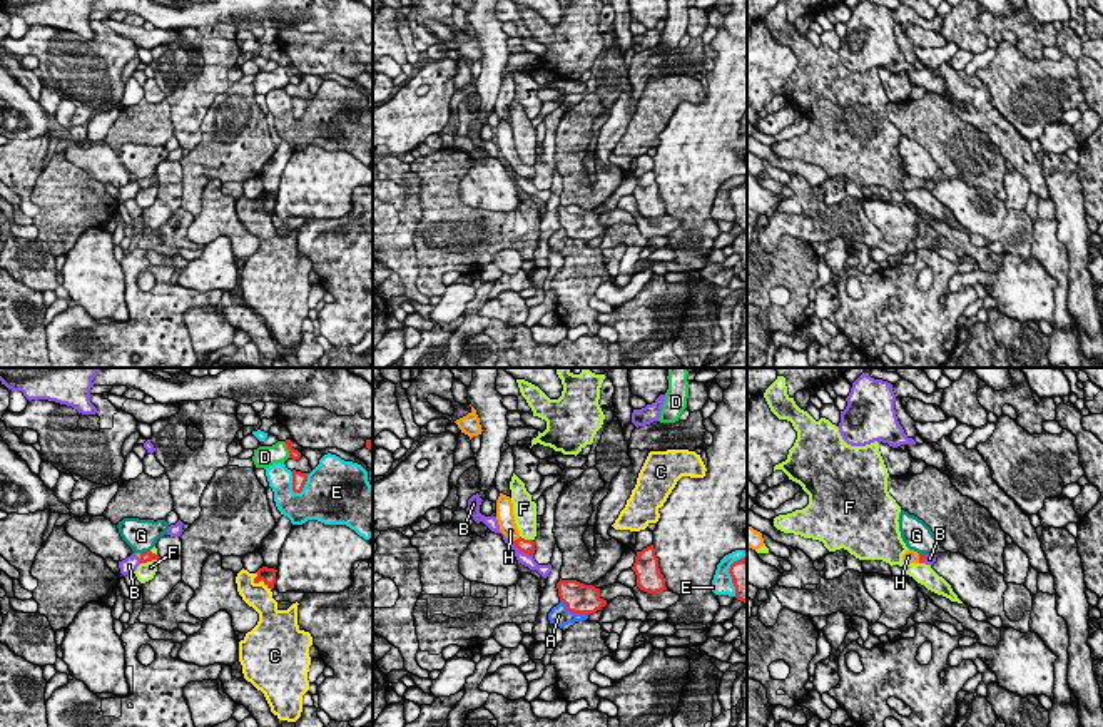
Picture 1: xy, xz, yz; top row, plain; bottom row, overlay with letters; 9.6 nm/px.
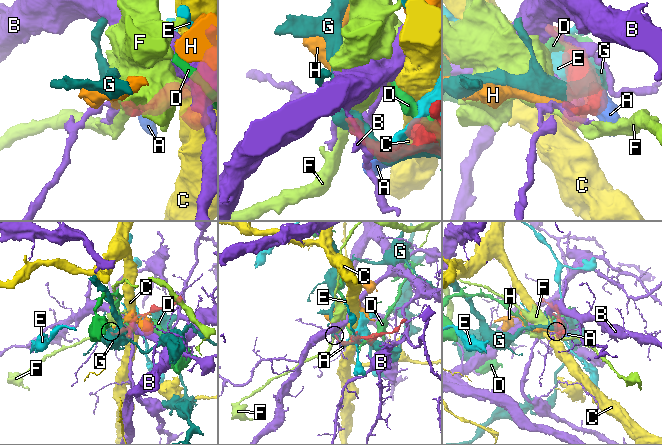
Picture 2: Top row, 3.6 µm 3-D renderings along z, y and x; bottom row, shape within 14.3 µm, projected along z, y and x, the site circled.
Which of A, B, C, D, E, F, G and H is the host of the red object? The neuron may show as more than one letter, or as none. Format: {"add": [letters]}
{"add": ["H"]}

